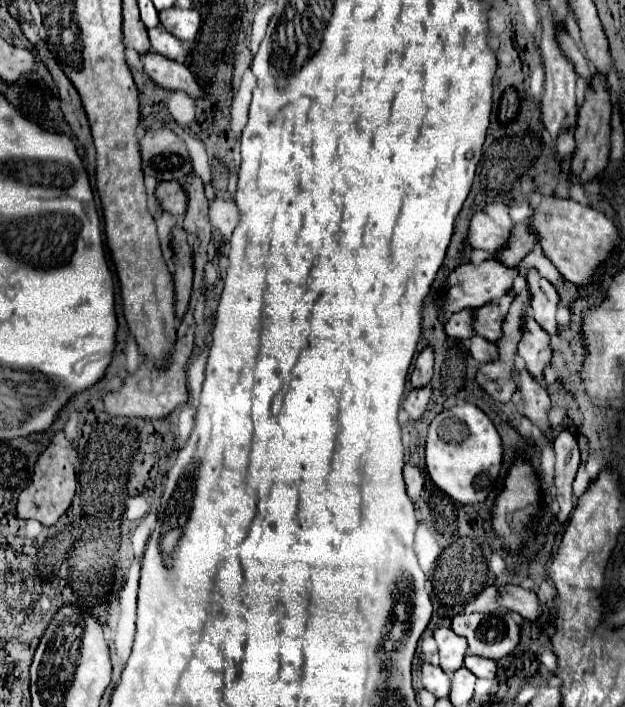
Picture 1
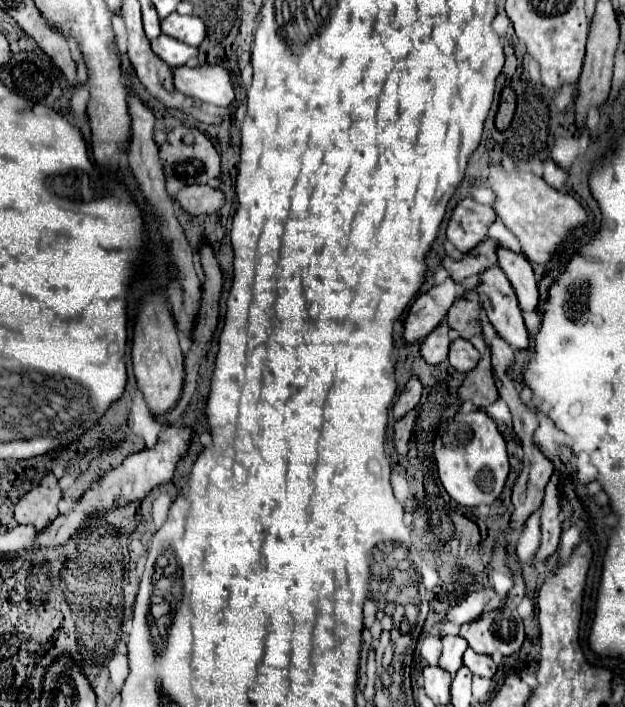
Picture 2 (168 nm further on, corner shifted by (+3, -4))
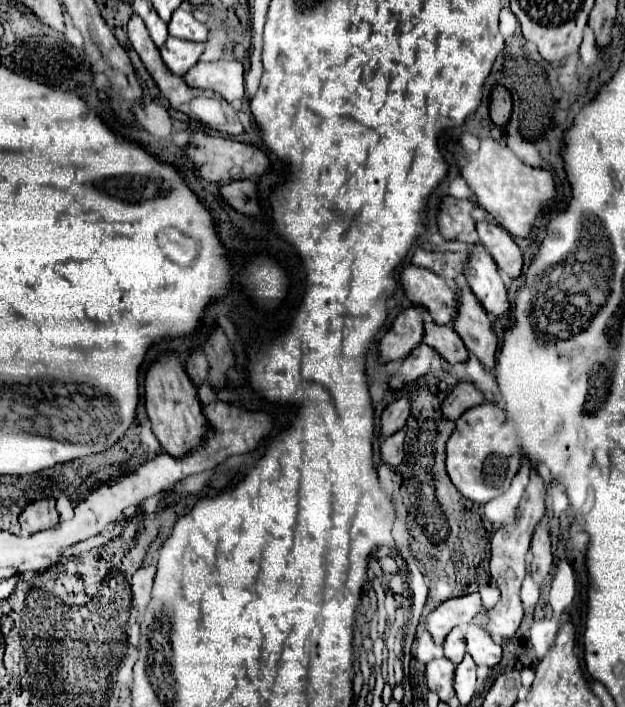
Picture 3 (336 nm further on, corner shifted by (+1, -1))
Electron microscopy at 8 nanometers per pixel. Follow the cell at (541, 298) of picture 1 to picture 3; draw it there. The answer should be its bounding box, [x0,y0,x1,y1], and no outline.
[477,222,523,278]

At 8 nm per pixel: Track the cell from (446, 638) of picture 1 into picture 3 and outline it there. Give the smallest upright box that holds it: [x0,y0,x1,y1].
[443,628,467,666]

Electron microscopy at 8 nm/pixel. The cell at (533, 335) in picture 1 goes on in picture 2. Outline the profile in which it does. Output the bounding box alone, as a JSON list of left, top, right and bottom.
[477,267,529,351]

